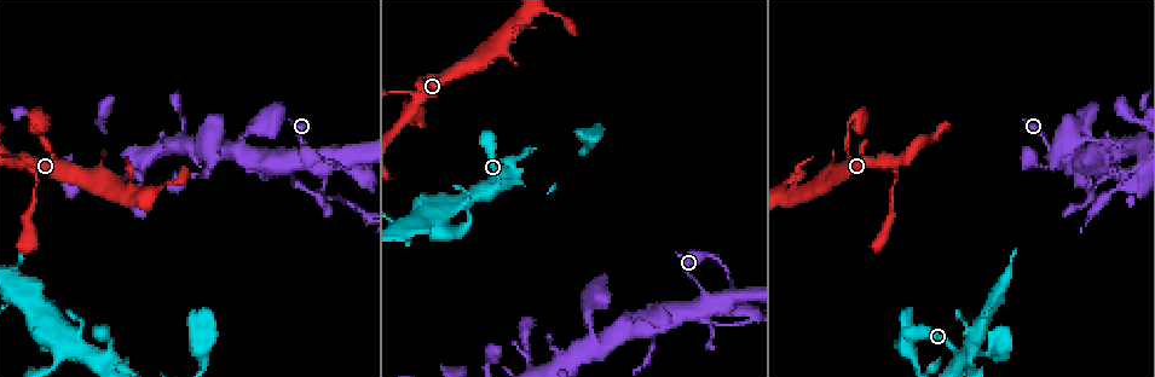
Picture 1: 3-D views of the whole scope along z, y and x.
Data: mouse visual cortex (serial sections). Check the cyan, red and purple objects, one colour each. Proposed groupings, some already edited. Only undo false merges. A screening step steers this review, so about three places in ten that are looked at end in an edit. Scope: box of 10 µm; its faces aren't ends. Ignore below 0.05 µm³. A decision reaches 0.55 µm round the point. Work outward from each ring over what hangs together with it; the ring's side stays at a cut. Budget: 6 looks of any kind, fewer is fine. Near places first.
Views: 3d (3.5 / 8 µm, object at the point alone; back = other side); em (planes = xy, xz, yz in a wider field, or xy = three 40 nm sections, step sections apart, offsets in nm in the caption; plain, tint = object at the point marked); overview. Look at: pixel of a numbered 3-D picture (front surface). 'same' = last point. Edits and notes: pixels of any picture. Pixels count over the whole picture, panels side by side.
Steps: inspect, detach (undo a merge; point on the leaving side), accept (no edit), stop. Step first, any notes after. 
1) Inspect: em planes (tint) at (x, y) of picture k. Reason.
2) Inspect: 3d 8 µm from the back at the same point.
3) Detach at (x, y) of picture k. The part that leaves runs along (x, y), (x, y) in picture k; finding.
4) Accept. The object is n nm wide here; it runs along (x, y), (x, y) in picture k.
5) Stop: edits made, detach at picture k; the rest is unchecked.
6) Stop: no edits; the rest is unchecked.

Inspect: 3d 8 µm at (28, 169) of picture 1. Abrupt turn.

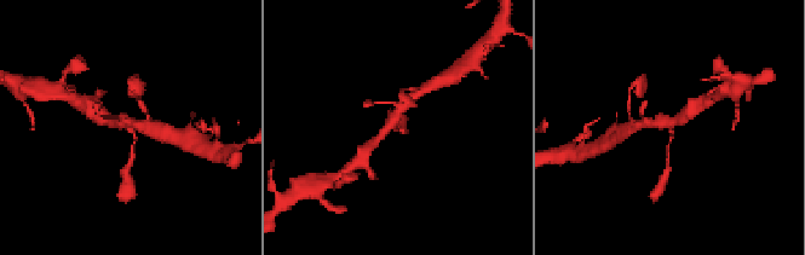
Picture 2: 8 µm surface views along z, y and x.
Inspect: 3d 3.5 µm from the back at the same point. Closer look.

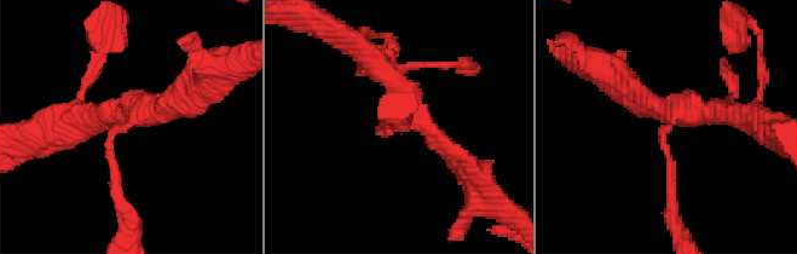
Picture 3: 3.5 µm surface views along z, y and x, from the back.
Inspect: em planes (tint) at (672, 122) of picture 3.

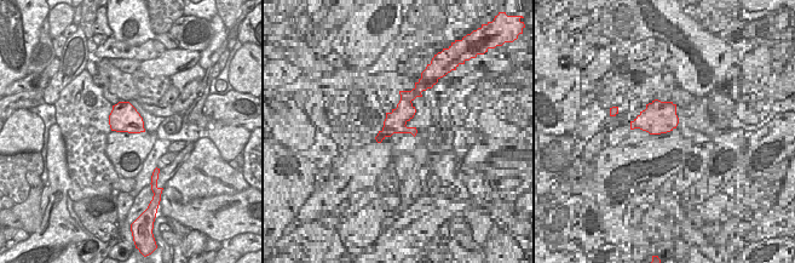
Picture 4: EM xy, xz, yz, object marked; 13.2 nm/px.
Accept. The object is 380 nm wide here; it runs along (741, 117), (677, 113), (662, 132), (670, 188) in picture 3; one cell here.

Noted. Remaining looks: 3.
Inspect: 3d 3.5 µm at (460, 200) of picture 1. Small branch off a trunk.

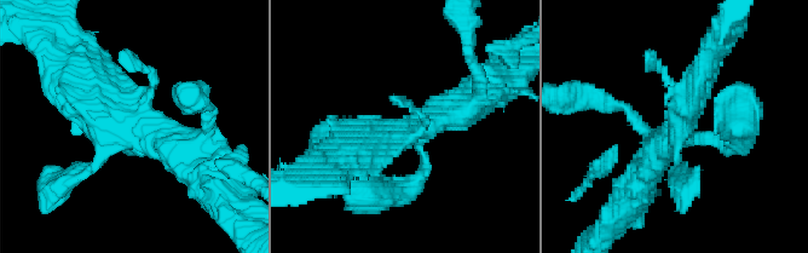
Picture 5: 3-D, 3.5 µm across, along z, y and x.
Inspect: em planes (tint) at (134, 132) of picture 5. Now the EM.

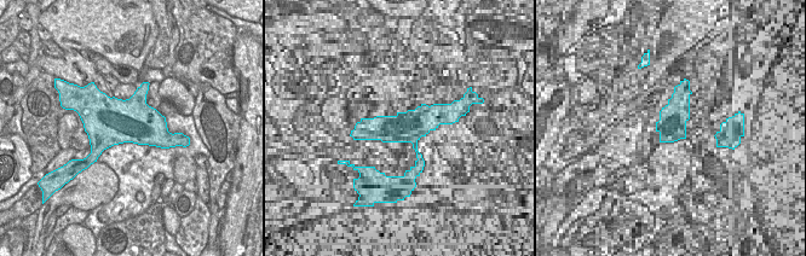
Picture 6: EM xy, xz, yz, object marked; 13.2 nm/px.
Accept. It runs along (203, 136), (171, 148), (74, 84) in picture 5; continuous, no second cell.

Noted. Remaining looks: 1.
Stop: no edits; the rest is unchecked.

